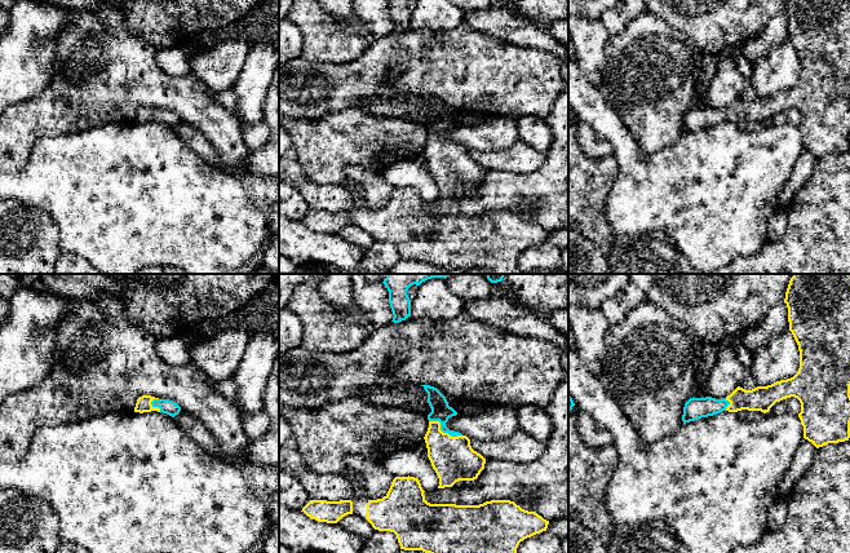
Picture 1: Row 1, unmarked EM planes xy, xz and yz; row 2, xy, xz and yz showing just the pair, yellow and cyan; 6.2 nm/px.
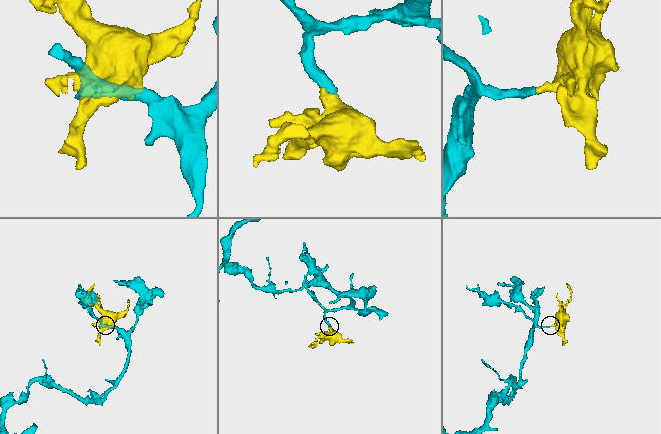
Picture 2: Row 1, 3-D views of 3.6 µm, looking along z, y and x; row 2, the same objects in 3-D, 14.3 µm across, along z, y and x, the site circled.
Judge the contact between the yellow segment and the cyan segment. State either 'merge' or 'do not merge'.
merge

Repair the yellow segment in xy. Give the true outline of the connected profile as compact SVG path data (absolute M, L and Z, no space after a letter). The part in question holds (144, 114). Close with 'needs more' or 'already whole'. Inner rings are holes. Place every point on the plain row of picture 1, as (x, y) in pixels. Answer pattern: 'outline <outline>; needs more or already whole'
outline M142 106L137 110L134 123L151 123L151 121L158 121L167 124L172 128L180 124L181 118L169 110L159 110L151 106Z; needs more

